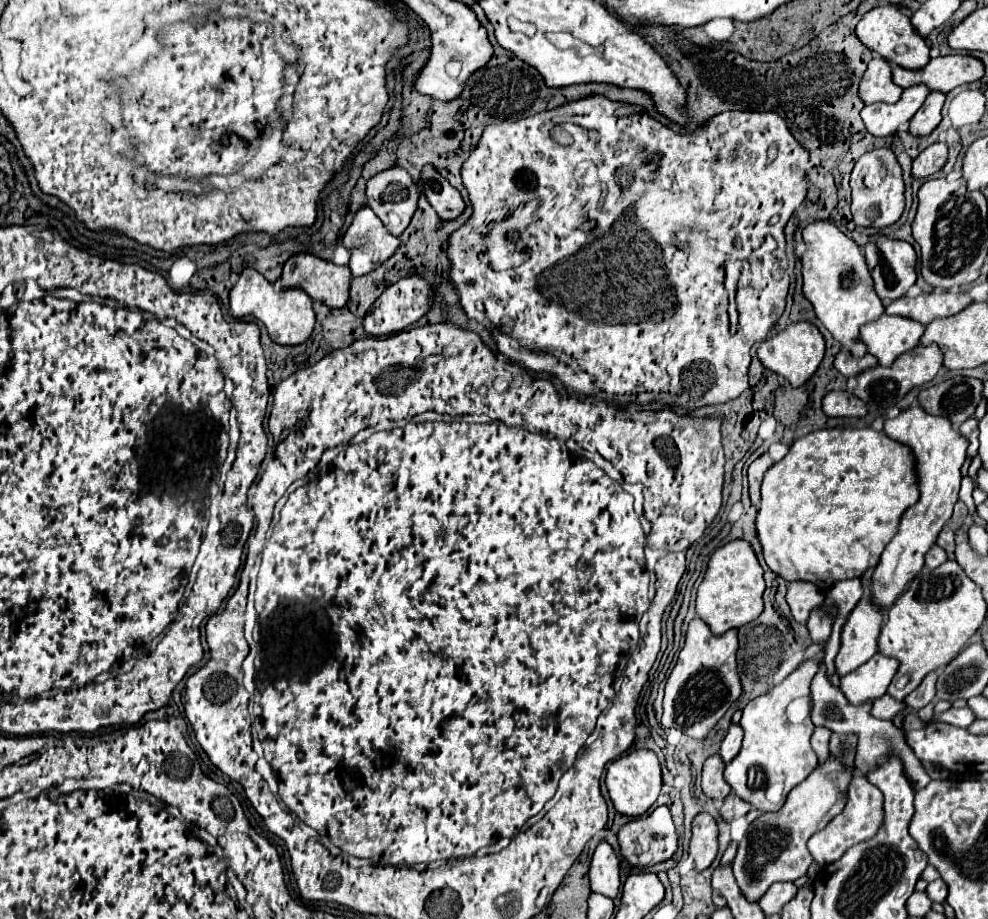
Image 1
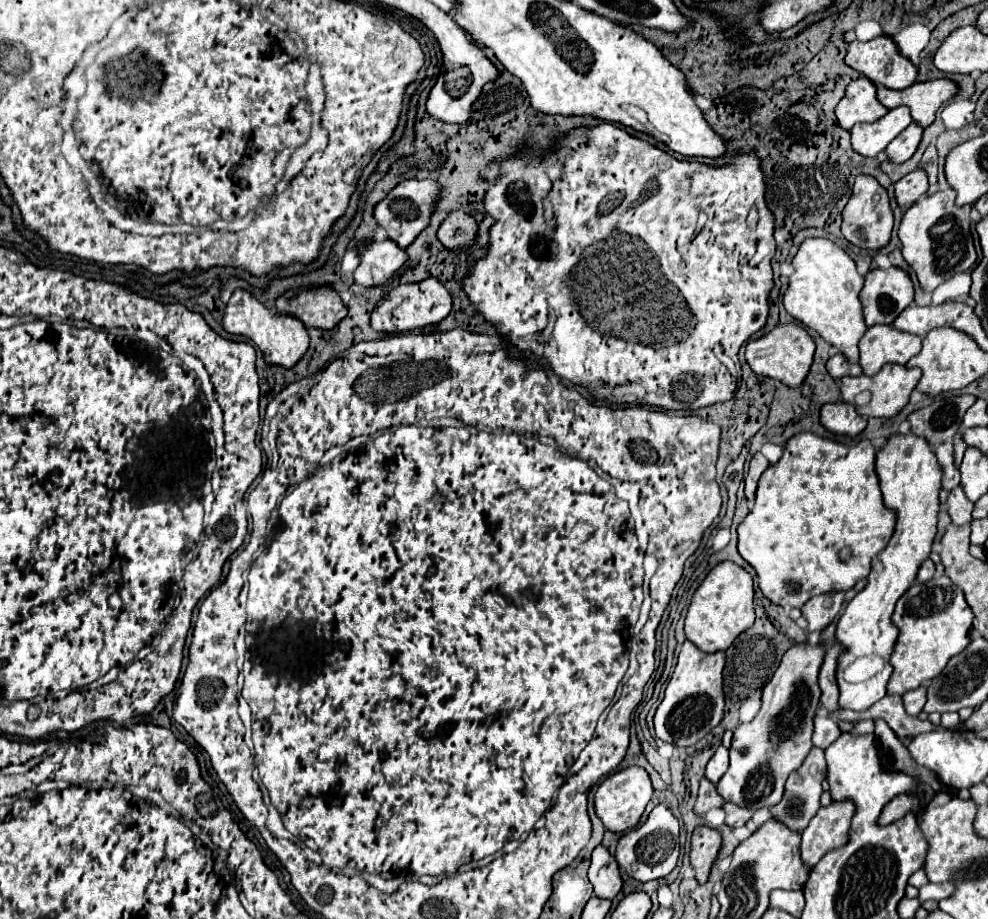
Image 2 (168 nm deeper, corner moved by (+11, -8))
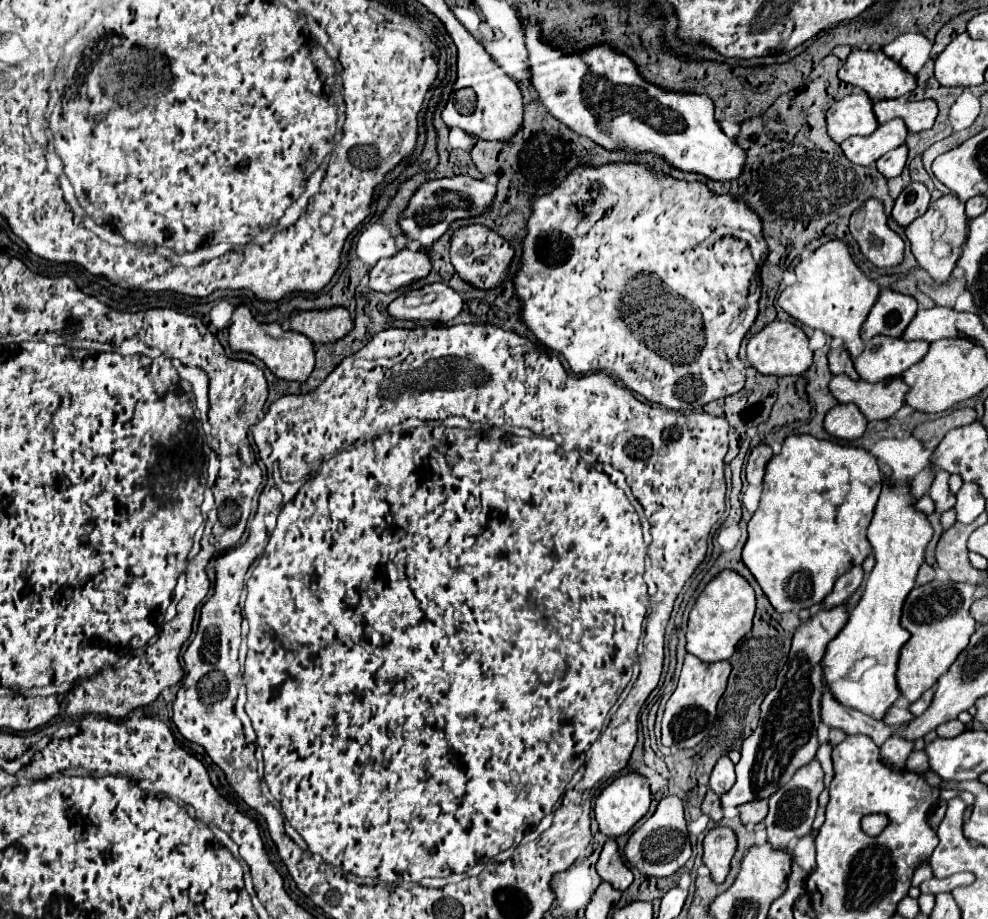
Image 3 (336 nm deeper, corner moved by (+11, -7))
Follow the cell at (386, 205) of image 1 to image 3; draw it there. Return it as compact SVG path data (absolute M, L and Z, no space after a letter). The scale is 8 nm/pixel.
M470 176L438 178L420 186L420 190L412 196L410 206L400 214L398 222L410 240L418 240L424 248L428 248L448 232L452 222L480 216L482 212L486 212L492 206L494 196L496 196L496 186L486 180L474 180Z

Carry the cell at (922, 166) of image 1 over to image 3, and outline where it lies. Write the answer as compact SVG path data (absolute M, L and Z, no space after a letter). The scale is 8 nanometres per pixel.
M912 182L908 188L902 190L898 200L894 202L892 218L896 220L898 226L906 228L908 224L912 224L918 216L922 216L928 210L928 204L930 204L928 188L920 182Z

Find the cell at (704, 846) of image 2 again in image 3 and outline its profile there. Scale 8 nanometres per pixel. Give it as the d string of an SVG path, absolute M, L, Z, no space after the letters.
M714 828L704 838L704 864L710 868L710 874L716 884L722 884L730 872L730 860L738 848L738 840L732 828Z

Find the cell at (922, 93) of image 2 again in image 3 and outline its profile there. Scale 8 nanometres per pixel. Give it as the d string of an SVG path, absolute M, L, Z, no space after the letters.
M906 98L896 100L880 100L874 104L874 114L878 124L886 124L894 118L902 118L908 132L924 132L930 130L936 122L936 102L922 100L922 102L908 102Z

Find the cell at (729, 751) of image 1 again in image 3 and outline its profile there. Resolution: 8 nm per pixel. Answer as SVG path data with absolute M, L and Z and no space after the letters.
M722 756L718 760L718 764L714 766L712 770L712 776L710 776L710 788L722 796L726 794L732 786L734 786L734 780L736 780L736 774L734 774L734 764L728 756Z

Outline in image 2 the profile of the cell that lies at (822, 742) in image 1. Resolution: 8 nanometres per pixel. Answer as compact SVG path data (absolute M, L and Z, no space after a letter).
M814 747L804 759L802 767L788 777L782 801L770 809L772 817L784 821L794 831L804 831L808 821L816 815L820 807L824 777L826 777L824 751Z

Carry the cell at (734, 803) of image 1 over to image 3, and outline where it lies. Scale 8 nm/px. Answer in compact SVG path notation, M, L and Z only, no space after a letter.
M756 800L756 802L748 802L748 804L742 804L738 806L740 810L740 818L744 824L758 824L766 818L768 814L768 800Z

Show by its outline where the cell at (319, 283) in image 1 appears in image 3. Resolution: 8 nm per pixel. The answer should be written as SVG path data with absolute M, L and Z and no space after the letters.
M346 308L294 312L290 316L290 330L308 336L314 344L330 344L344 338L354 328Z

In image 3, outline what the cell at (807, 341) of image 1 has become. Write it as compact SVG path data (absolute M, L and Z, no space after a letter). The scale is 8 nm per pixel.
M772 322L764 326L756 336L748 342L748 360L760 374L774 374L774 376L798 376L804 374L812 364L812 350L808 348L808 336L802 332L800 326L792 322Z

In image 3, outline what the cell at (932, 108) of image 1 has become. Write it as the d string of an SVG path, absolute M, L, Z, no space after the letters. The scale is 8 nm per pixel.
M902 144L900 148L894 148L892 152L884 154L884 156L876 162L876 166L878 166L878 170L880 170L882 176L886 176L886 178L896 178L896 176L902 174L902 170L904 170L904 166L906 166L906 156L908 156L908 148Z

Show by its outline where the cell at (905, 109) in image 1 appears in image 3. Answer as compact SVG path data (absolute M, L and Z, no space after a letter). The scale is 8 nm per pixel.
M890 120L888 124L878 126L870 136L852 136L842 144L844 156L860 166L872 166L880 156L904 144L908 130L902 120Z

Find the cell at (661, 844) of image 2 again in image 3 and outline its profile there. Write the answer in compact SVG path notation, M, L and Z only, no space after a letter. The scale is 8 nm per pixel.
M678 796L660 800L656 812L630 836L624 848L626 860L646 876L672 876L692 856L692 846L684 822L684 804Z

